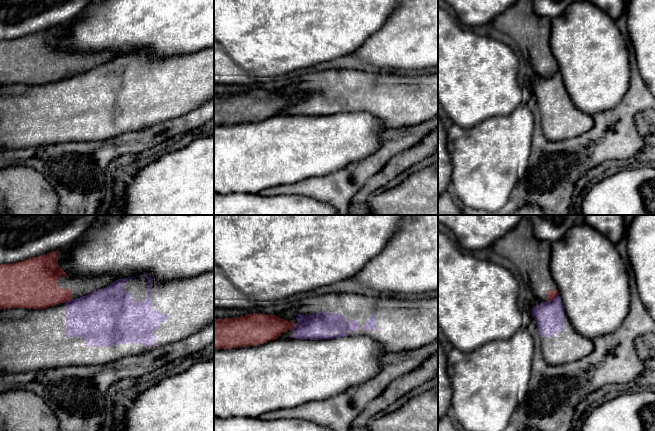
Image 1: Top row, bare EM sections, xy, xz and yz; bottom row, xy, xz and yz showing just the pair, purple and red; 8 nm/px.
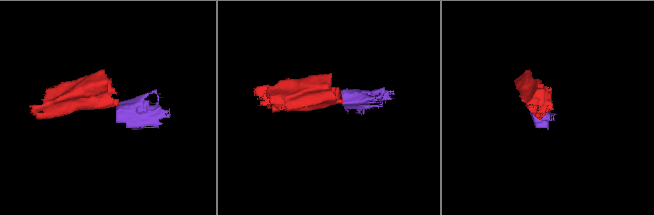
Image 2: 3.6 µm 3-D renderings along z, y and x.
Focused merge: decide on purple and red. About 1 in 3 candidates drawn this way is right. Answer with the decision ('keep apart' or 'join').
keep apart

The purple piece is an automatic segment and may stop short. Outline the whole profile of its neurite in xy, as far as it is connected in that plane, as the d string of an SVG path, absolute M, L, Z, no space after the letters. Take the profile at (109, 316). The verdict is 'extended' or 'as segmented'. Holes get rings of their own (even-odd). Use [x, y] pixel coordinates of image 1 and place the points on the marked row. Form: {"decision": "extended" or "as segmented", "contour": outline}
{"decision": "extended", "contour": "M214 271L170 281L154 281L147 274L118 279L86 296L41 310L0 310L0 371L19 373L65 366L103 365L180 341L213 322Z"}

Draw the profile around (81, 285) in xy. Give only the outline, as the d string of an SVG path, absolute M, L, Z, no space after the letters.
M70 246L12 264L0 265L0 310L43 309L86 296L118 280L109 274L68 276L59 264L69 255Z

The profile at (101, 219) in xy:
M99 215L89 226L89 229L102 228L105 223L122 215Z

